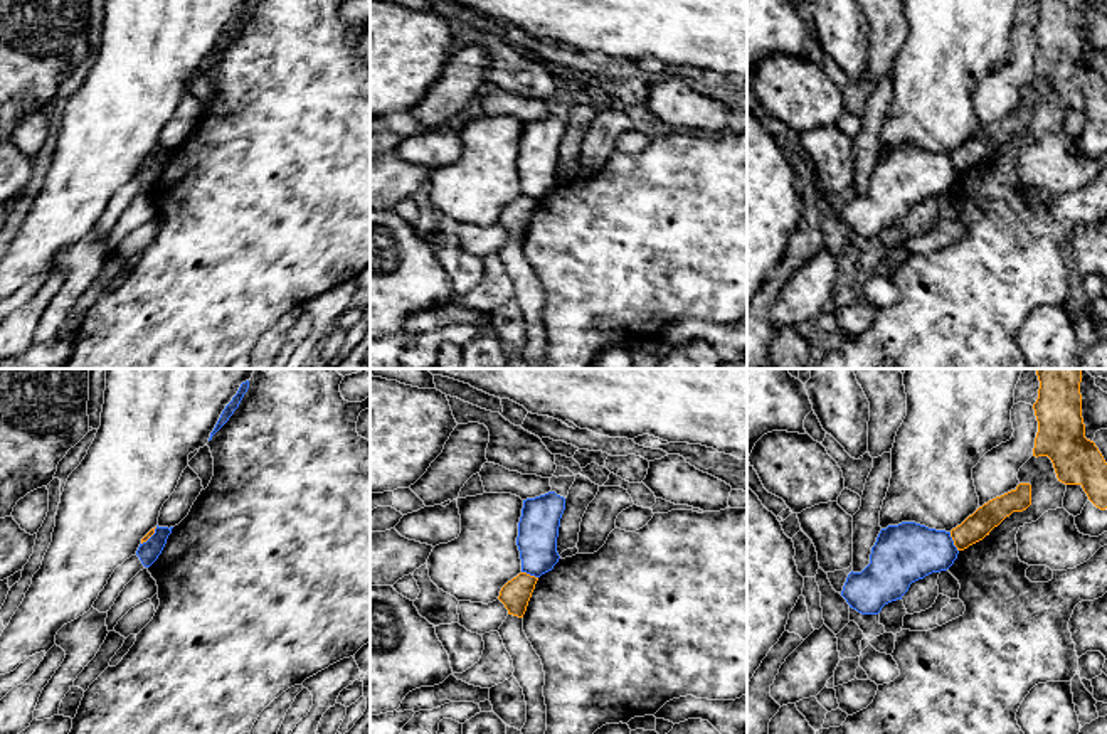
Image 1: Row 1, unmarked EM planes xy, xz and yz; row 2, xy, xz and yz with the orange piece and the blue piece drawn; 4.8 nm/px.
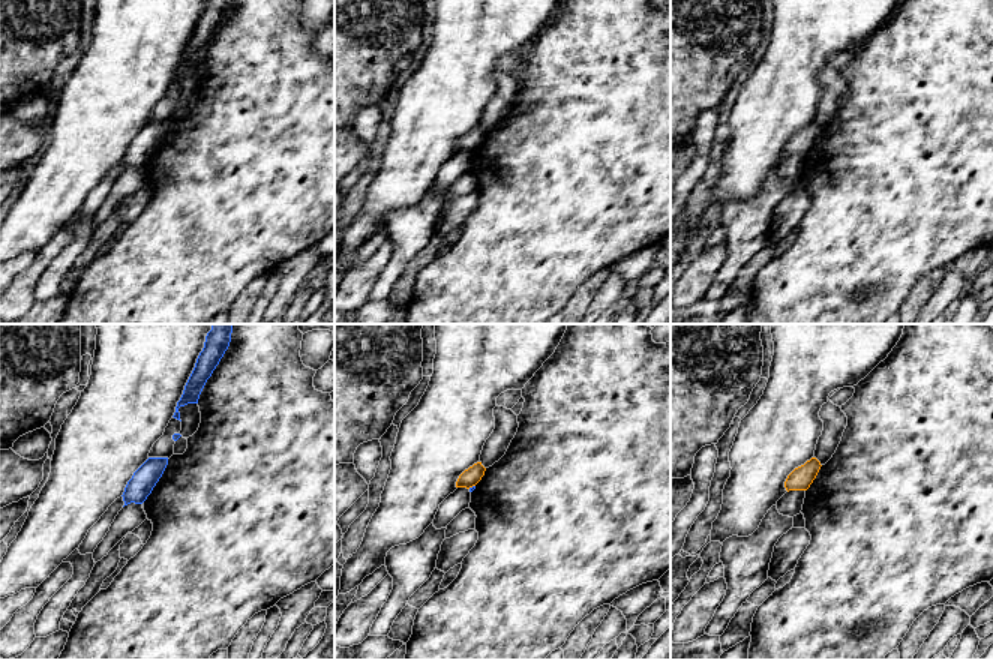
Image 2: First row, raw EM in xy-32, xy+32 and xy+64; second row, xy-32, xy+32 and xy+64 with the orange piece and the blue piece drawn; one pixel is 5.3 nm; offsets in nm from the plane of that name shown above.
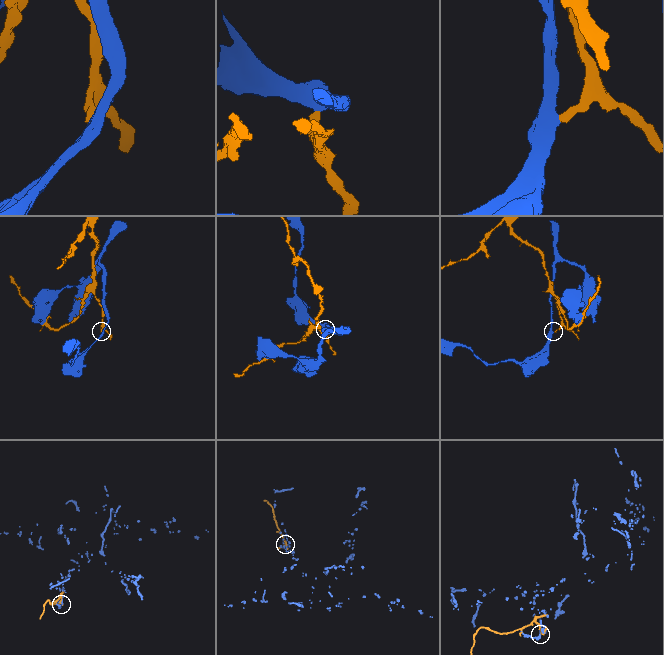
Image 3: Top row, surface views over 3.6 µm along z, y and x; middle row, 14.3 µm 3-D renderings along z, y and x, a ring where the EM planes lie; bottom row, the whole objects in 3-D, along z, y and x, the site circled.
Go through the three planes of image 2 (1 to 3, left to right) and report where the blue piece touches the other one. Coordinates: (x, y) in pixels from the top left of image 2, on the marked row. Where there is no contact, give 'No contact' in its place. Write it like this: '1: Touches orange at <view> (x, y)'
1: No contact
2: Touches orange at xy+32 (471, 486)
3: No contact

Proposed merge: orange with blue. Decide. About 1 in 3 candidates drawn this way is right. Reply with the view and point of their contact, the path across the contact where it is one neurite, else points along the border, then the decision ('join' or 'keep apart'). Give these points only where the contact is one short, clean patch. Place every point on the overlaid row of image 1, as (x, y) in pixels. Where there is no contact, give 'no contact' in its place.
yz (954, 542) | along yz (949, 532), (958, 551) | keep apart

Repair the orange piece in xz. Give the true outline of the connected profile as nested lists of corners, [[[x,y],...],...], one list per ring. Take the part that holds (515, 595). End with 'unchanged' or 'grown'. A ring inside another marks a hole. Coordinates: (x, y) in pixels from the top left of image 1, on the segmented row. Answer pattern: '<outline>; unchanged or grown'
[[[520,572],[501,588],[498,599],[505,604],[508,614],[523,618],[537,581],[538,577]]]; unchanged

